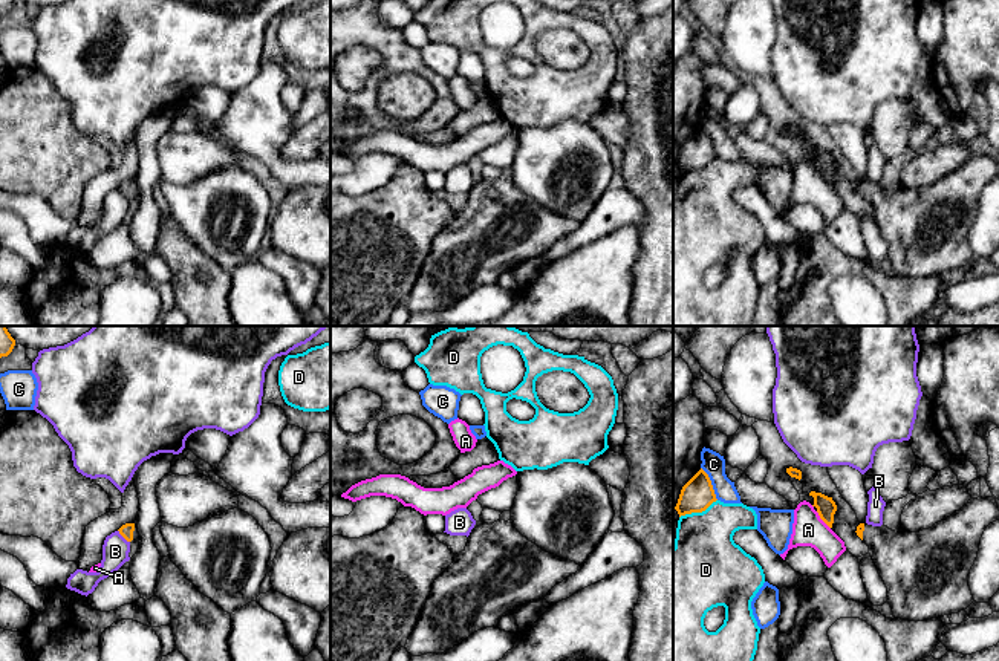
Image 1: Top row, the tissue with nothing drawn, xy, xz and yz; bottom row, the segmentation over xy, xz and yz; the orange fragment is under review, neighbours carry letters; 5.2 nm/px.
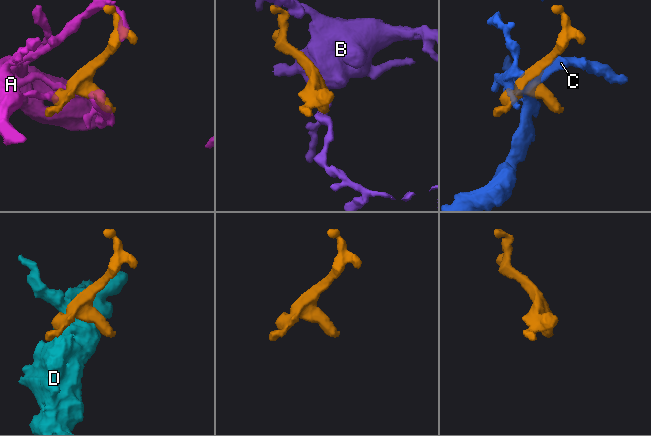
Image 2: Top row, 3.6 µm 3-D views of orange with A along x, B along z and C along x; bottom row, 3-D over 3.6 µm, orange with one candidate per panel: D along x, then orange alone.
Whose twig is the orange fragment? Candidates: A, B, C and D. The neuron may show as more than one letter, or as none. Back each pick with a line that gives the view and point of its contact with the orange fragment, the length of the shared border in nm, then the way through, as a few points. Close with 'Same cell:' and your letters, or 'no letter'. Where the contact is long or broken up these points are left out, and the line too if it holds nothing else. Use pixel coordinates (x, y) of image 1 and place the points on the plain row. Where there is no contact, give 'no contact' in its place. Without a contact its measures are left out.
Same cell: no letter

